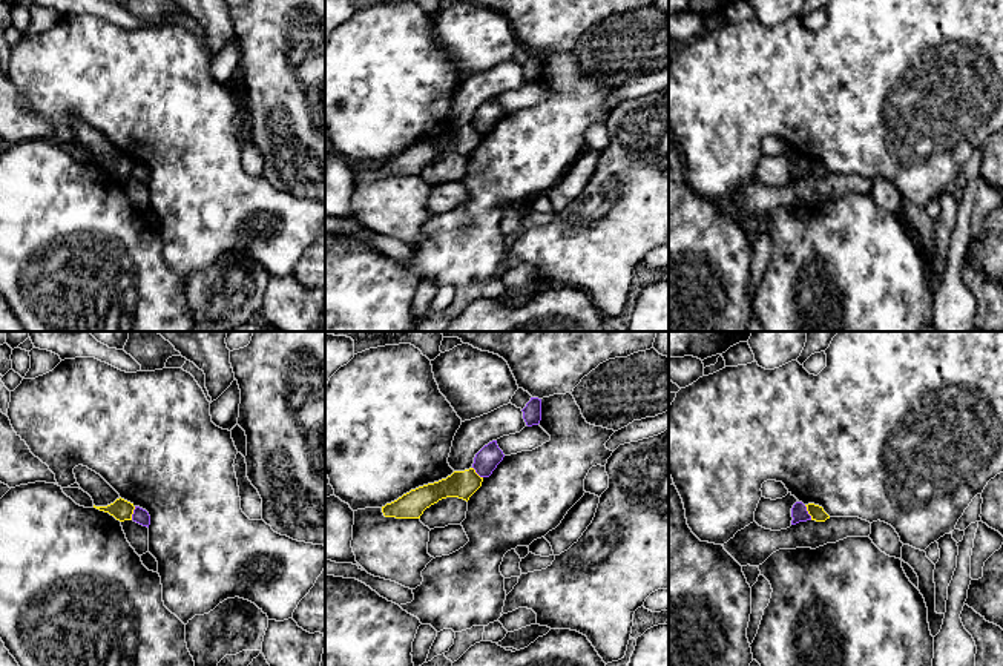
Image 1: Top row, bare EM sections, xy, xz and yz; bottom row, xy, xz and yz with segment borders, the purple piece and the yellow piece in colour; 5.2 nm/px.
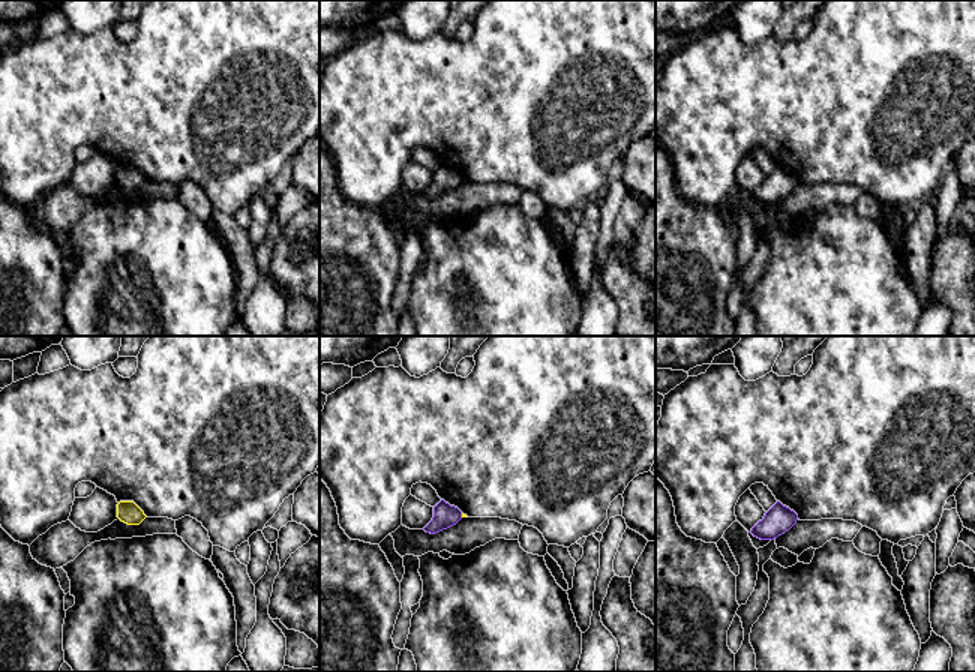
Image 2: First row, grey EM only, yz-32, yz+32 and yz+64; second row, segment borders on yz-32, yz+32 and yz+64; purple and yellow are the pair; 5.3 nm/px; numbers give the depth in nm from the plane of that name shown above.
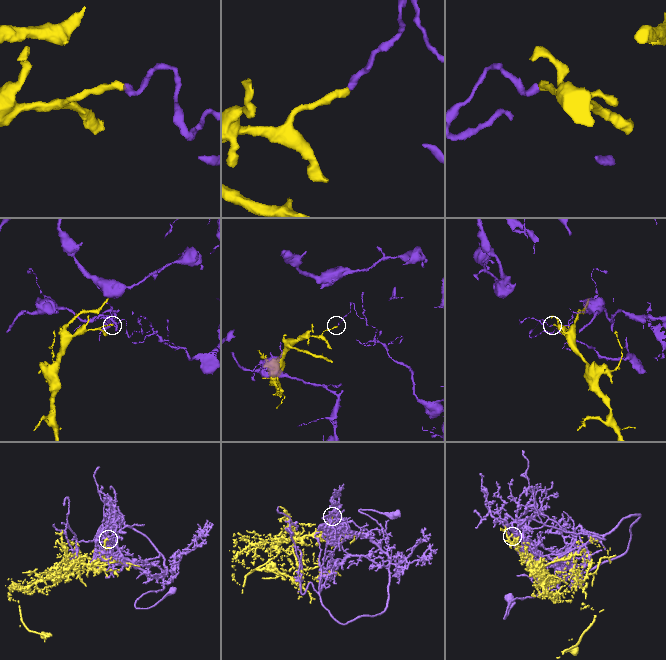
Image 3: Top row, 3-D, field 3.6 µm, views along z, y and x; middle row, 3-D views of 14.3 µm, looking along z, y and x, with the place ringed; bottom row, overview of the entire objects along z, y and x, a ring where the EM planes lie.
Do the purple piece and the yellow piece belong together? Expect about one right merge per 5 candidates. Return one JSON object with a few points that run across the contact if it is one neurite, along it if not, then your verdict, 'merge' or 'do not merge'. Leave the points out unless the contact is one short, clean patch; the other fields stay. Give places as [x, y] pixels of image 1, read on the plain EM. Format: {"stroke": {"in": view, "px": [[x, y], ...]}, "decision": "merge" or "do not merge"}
{"stroke": {"in": "yz", "px": [[804, 161], [812, 175]]}, "decision": "do not merge"}

